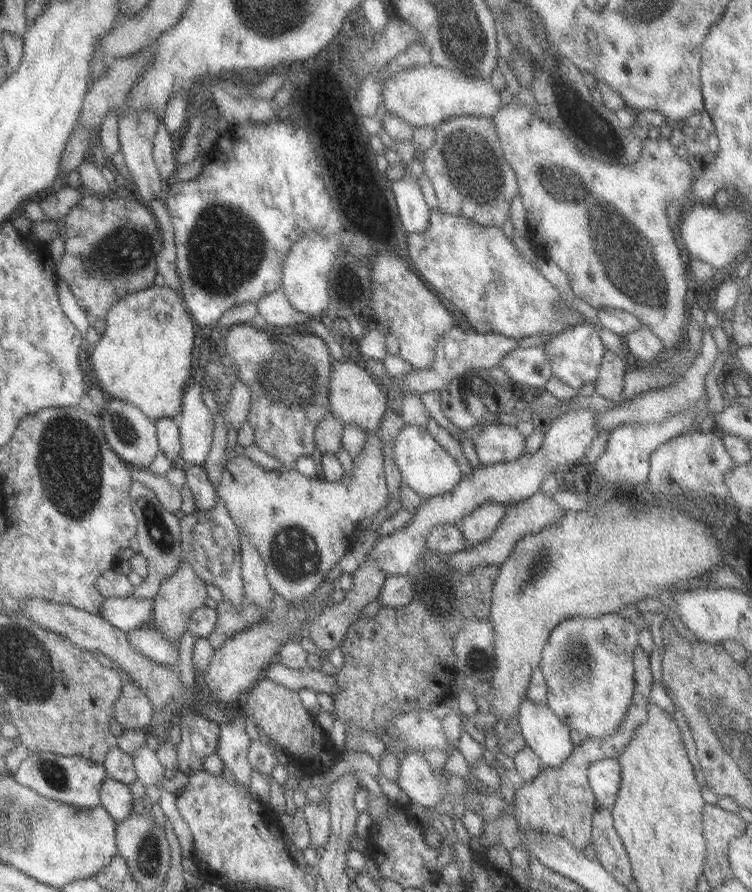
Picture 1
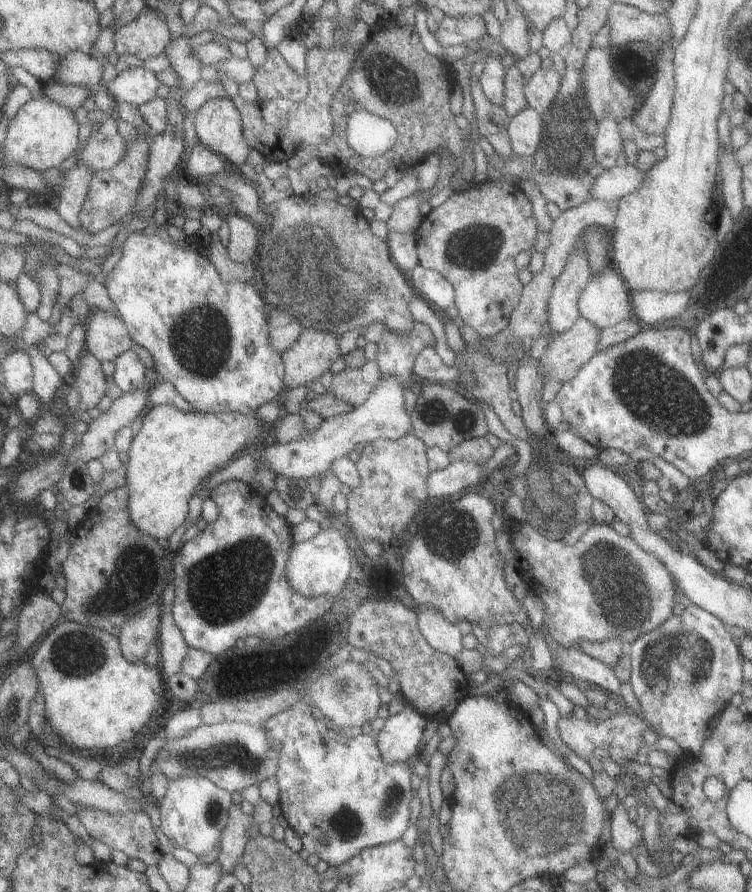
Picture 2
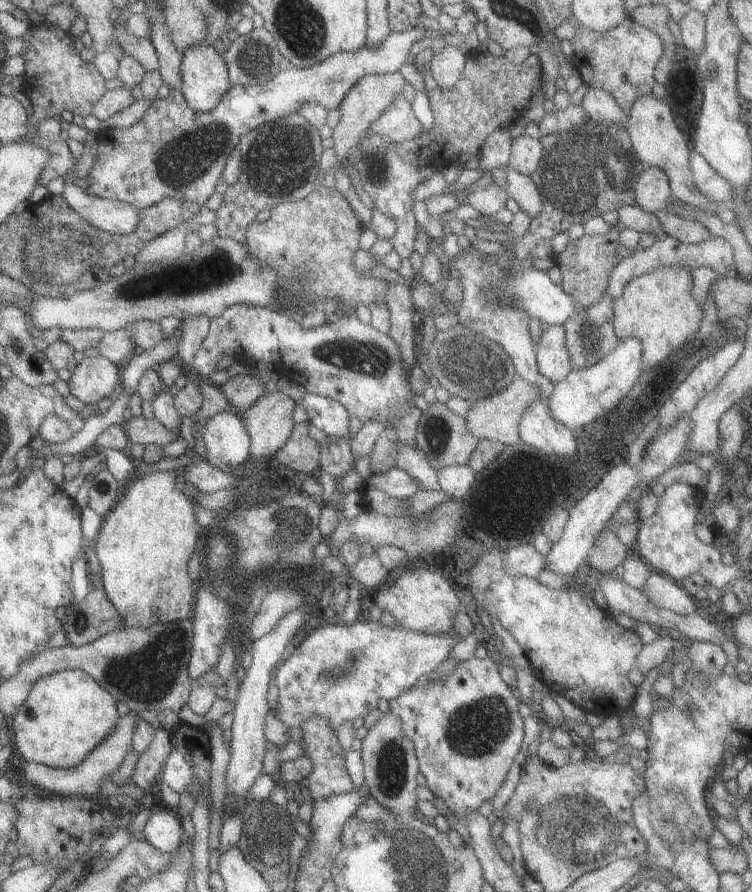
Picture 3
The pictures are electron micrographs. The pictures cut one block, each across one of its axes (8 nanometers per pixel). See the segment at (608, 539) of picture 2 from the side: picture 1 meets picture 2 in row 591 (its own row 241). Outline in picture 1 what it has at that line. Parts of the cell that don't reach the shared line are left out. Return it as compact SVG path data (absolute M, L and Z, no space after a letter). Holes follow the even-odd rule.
M514 98L512 102L501 107L496 114L492 116L494 121L494 129L496 129L500 147L502 147L504 158L506 162L512 167L516 174L517 183L519 186L519 194L522 196L522 202L527 214L527 230L528 240L533 245L533 249L544 257L547 261L552 261L565 276L568 276L570 286L577 298L582 298L586 304L590 304L595 309L598 307L615 308L629 312L641 320L641 324L647 327L651 332L666 345L666 348L674 348L680 339L686 339L686 327L689 313L686 311L686 292L688 286L684 272L686 272L686 262L681 253L677 239L675 238L676 229L670 226L670 219L668 218L668 206L670 202L678 202L684 200L684 196L688 194L690 186L695 179L692 172L692 166L688 160L683 160L676 153L676 149L669 142L668 139L654 140L648 138L641 144L642 155L638 161L630 163L630 165L622 165L618 163L602 162L599 159L585 155L581 149L576 147L567 137L565 132L553 125L548 120L540 118L539 114L535 114L532 109L524 105L519 98ZM575 196L584 196L582 202L578 202Z

